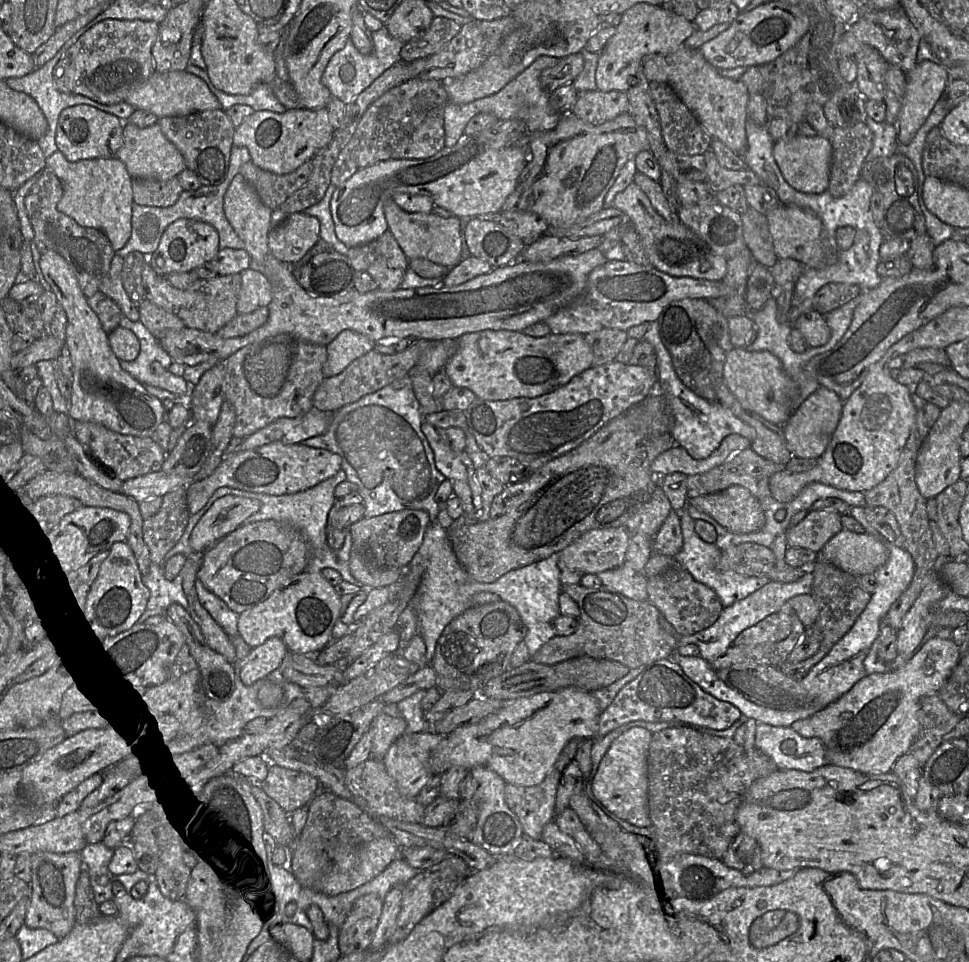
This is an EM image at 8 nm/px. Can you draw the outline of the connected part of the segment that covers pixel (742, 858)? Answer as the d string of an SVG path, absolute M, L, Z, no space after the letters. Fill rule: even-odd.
M742 831L730 842L721 861L729 868L743 873L753 873L765 867L757 841Z

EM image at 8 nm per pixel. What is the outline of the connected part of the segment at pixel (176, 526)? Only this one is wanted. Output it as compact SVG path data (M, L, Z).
M177 488L162 497L160 510L143 521L143 540L152 563L163 568L164 558L183 535L190 517L186 488Z

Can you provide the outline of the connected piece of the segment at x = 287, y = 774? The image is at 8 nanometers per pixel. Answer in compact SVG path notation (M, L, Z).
M270 767L267 770L265 779L259 784L252 784L252 787L257 785L259 785L267 796L275 801L285 813L290 814L310 802L315 790L319 786L319 782L306 773Z

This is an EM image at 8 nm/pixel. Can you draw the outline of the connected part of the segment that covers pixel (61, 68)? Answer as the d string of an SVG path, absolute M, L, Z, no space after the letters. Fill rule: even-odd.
M115 19L96 24L55 65L55 86L65 94L82 95L101 104L113 105L125 101L131 90L154 73L151 51L159 25L154 21Z

